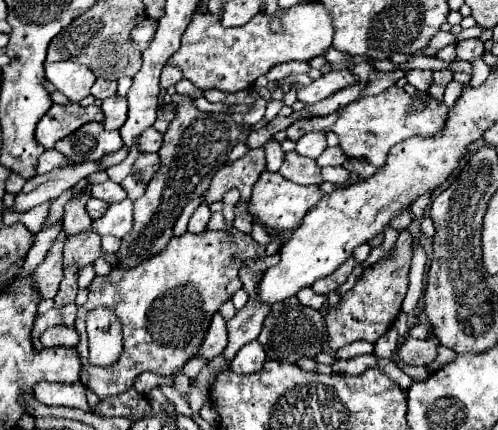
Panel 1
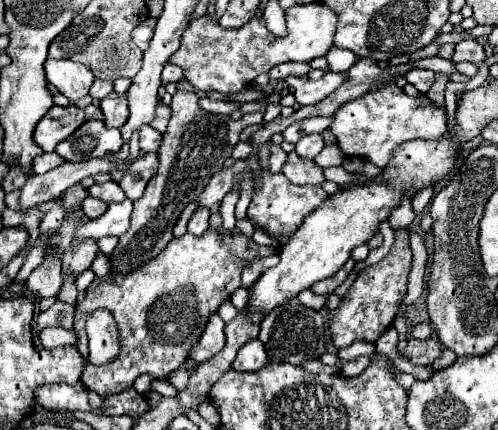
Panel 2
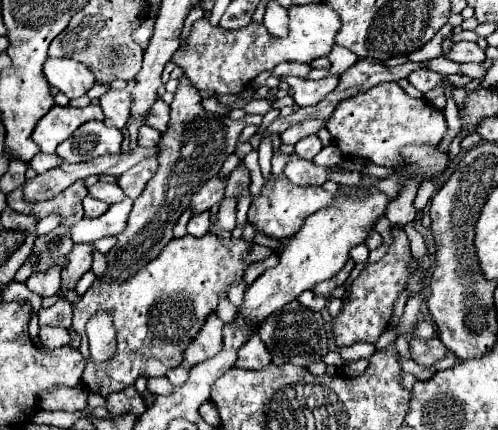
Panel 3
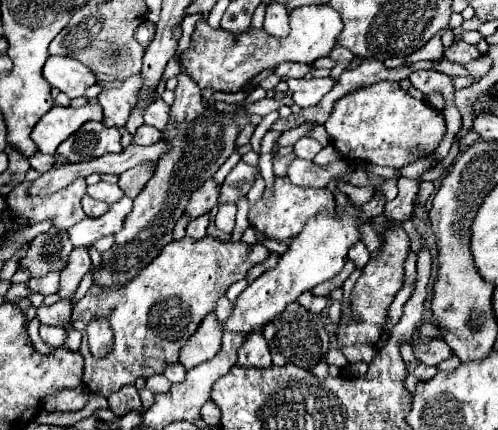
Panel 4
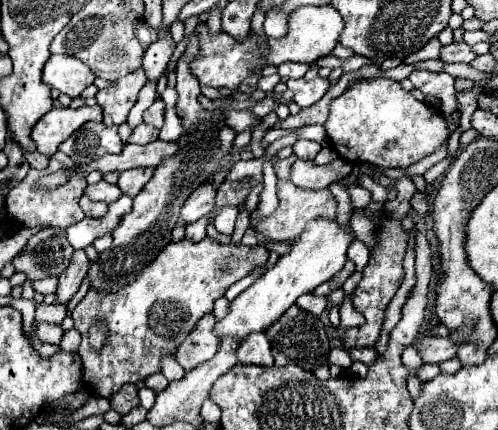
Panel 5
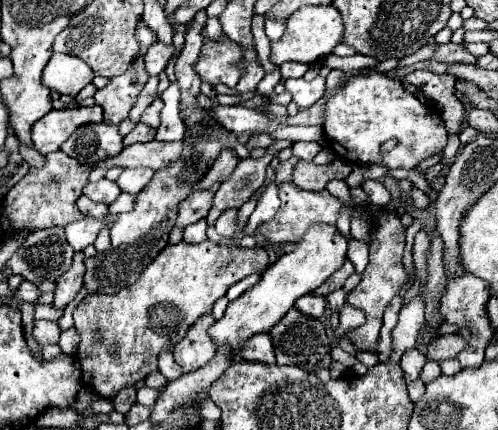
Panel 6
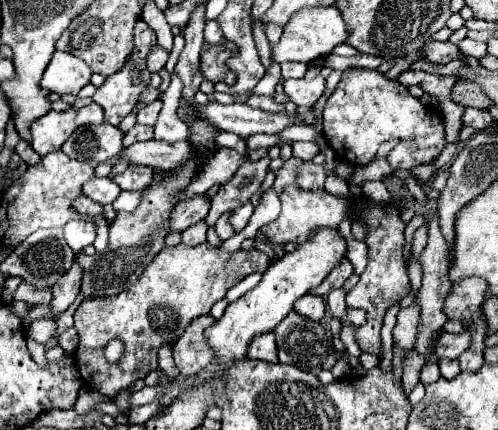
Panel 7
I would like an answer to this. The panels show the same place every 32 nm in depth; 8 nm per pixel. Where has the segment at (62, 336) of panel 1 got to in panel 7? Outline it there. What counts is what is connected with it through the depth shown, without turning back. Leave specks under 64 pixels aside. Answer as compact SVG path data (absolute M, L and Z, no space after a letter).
M44 318L44 320L34 320L30 324L30 330L28 330L28 336L34 338L36 342L40 344L46 344L48 340L52 340L56 336L56 322L50 320L50 318Z

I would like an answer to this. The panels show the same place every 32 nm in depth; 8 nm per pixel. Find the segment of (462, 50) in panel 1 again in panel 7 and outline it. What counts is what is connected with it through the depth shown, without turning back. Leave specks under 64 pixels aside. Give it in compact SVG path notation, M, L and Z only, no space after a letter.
M430 42L430 44L424 44L422 48L426 52L426 60L430 62L436 62L436 64L448 64L452 60L468 60L468 56L464 56L460 52L460 48L452 42Z

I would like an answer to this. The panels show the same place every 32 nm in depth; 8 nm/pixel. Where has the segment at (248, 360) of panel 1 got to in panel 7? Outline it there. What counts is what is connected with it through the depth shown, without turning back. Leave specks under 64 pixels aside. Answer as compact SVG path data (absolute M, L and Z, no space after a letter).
M260 334L248 344L248 354L246 358L250 360L262 360L262 362L278 362L278 352L276 352L276 336L272 334Z

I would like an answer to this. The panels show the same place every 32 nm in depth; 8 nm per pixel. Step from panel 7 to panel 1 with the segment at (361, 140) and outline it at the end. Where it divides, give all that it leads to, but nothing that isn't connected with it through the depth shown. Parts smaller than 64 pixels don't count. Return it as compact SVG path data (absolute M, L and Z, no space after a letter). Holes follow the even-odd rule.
M388 88L386 92L370 98L360 98L346 108L340 110L340 118L332 126L332 132L340 138L340 148L350 158L364 158L372 166L380 168L388 156L388 150L410 136L418 134L436 134L446 120L448 106L444 102L434 100L428 92L416 92L414 96L408 96L402 88ZM414 100L424 100L426 108L418 114L408 114L408 108Z

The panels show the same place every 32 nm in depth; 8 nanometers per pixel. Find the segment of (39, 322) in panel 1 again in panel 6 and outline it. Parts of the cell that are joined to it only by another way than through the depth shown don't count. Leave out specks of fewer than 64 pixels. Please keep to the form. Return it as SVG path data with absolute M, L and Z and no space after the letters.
M36 304L34 318L36 320L52 320L52 322L58 322L62 318L62 310L56 310L56 308L46 306L46 304Z

